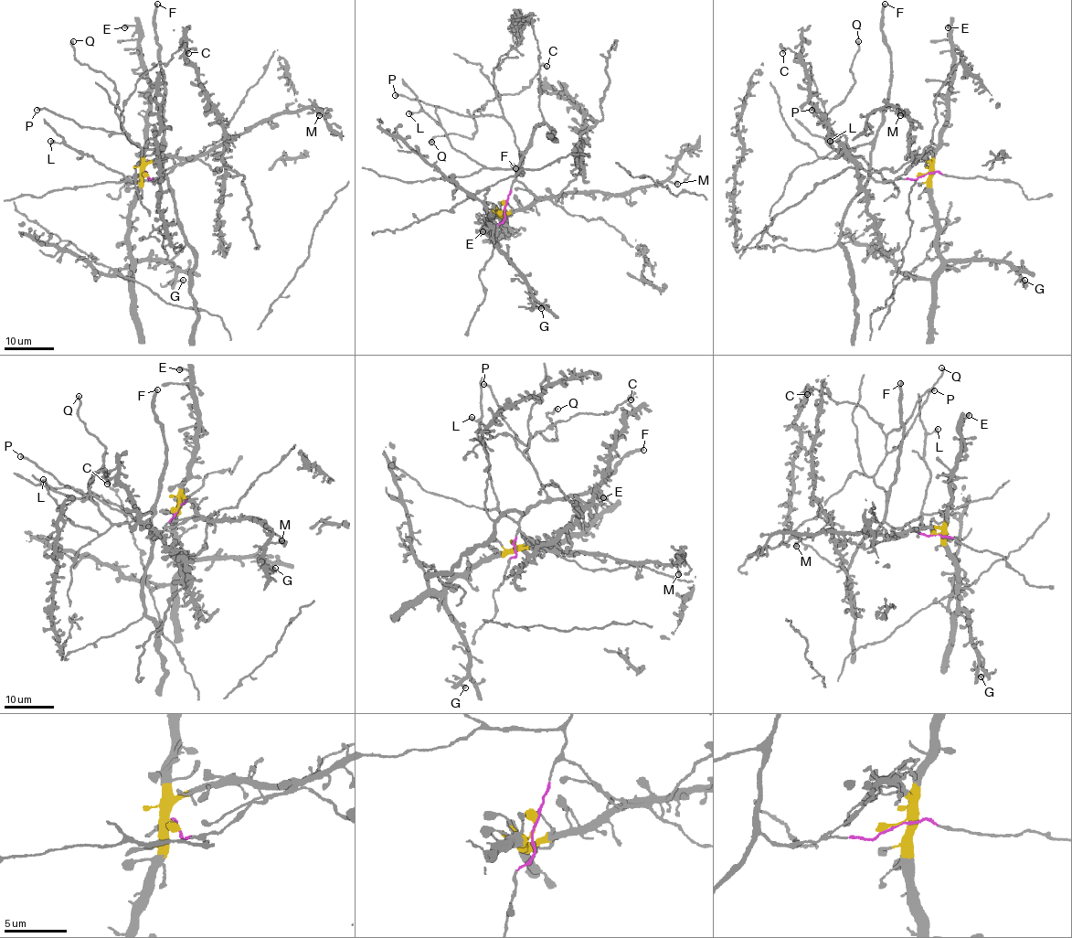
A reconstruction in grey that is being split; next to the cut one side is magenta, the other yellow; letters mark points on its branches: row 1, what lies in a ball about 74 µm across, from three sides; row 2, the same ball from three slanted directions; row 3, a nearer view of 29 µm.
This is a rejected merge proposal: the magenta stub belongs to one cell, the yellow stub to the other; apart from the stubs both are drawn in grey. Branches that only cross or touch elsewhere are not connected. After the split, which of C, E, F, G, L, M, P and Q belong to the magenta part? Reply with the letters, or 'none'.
C, F, L, P, Q

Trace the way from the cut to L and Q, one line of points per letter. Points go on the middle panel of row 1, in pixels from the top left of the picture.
L: (504, 207), (516, 174), (514, 169), (485, 169), (457, 151), (446, 132), (427, 114), (408, 114)
Q: (504, 207), (523, 154), (502, 118), (477, 111), (472, 137), (451, 133), (430, 142)

